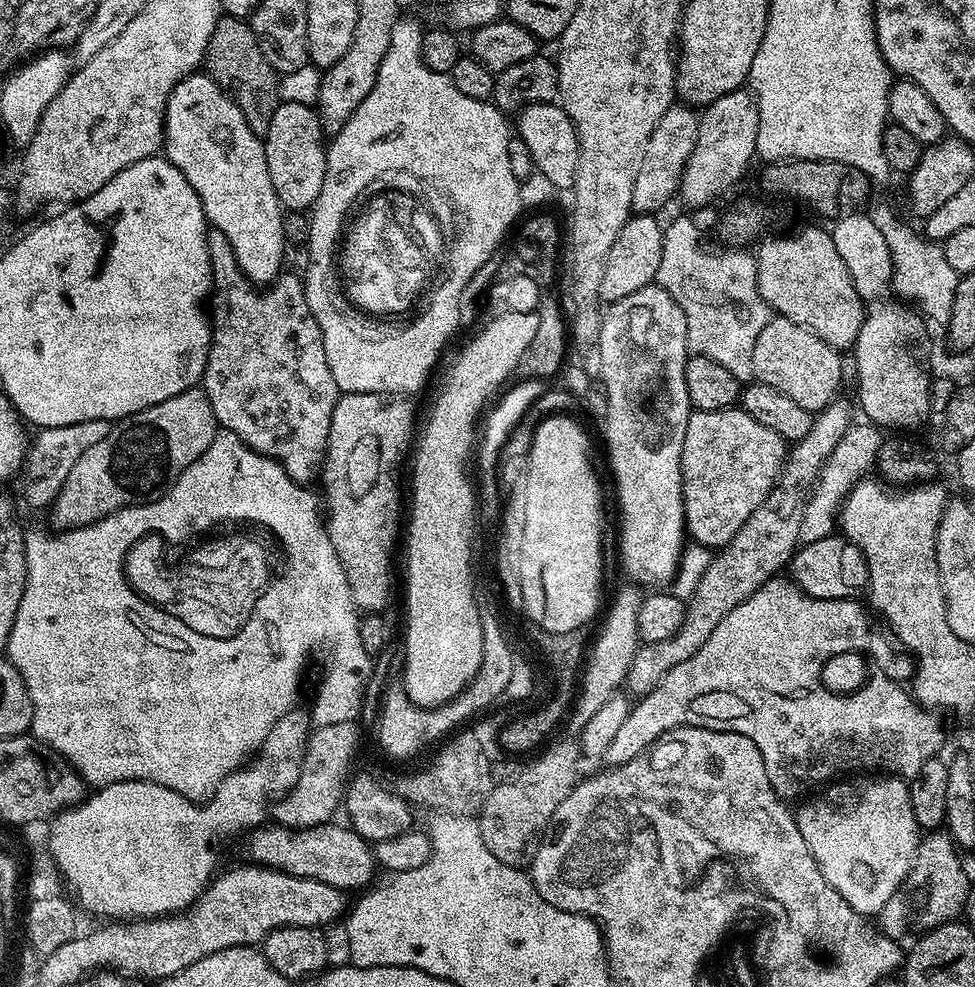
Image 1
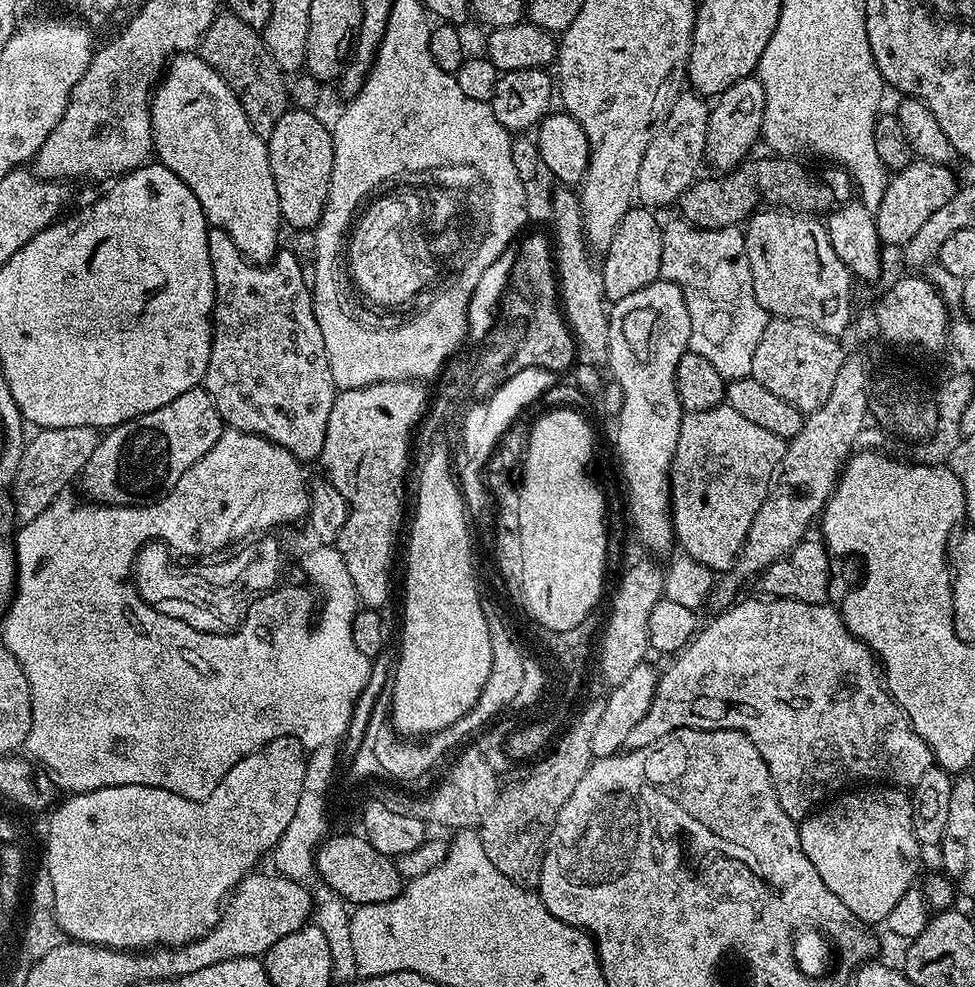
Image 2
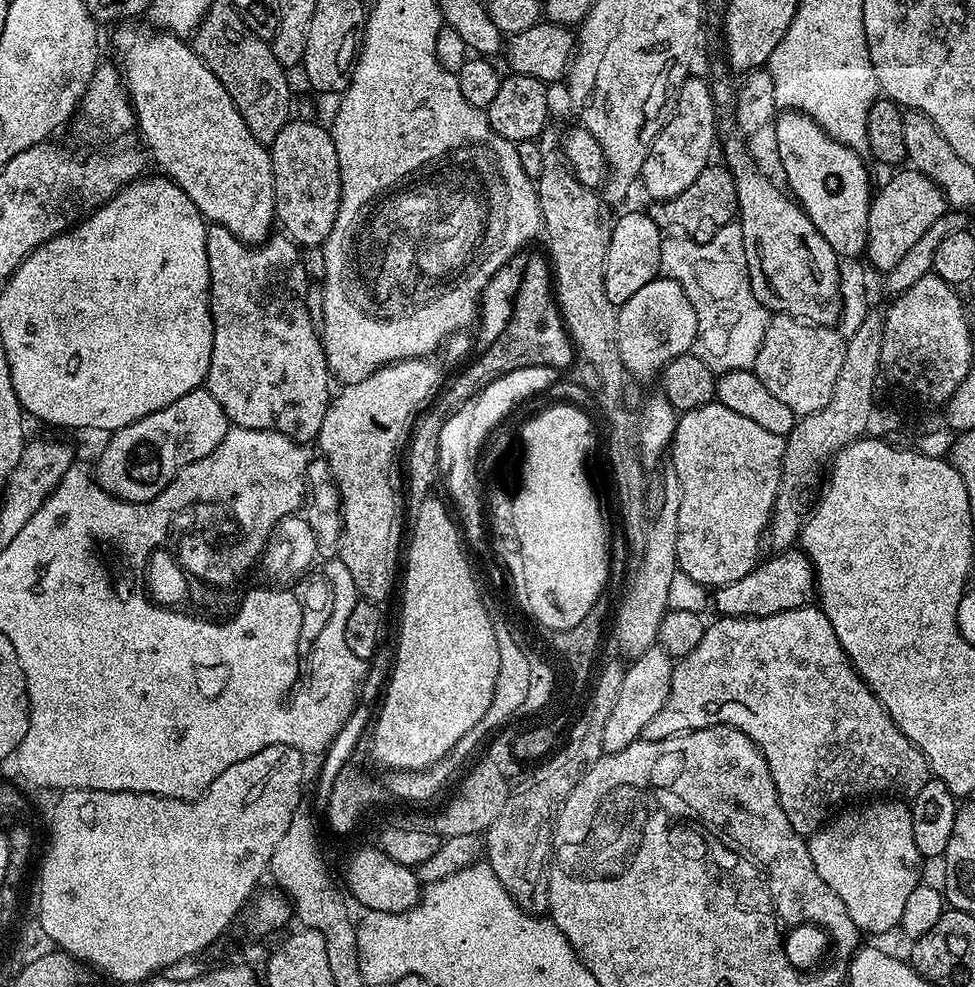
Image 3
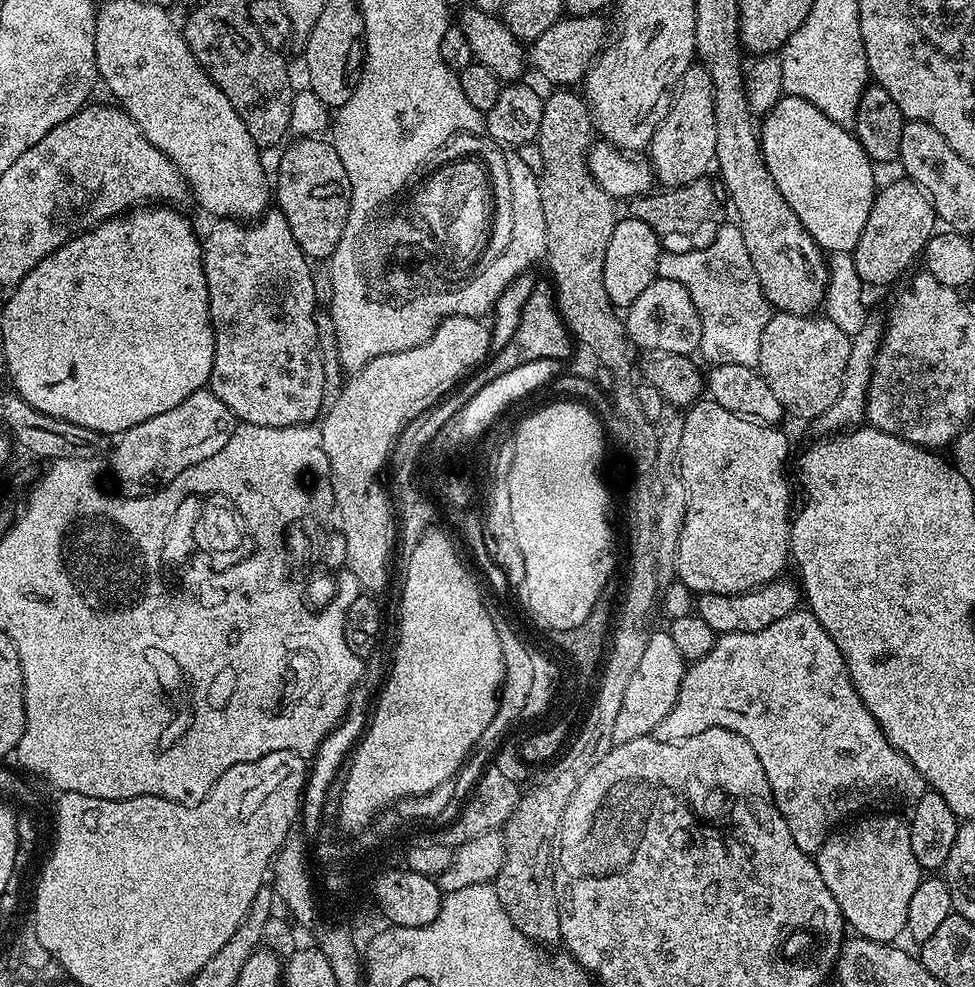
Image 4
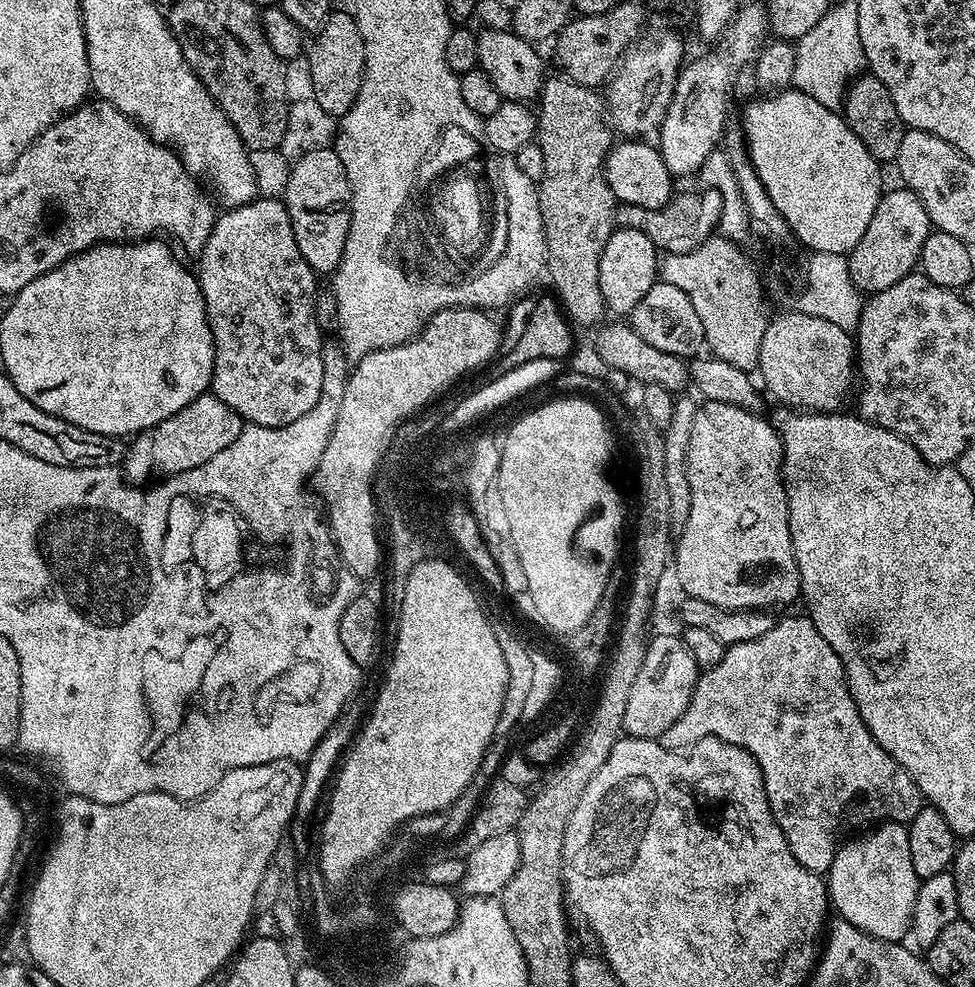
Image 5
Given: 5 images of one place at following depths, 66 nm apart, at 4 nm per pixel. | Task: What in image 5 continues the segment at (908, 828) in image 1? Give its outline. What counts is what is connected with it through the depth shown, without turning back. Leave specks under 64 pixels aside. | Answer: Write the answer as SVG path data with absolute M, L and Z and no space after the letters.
M884 822L860 835L845 839L841 843L840 849L834 854L834 862L828 867L826 883L831 907L835 911L836 908L840 911L839 919L850 922L858 930L862 930L874 938L893 942L903 941L905 939L903 936L909 935L912 926L914 898L916 891L920 889L921 881L914 872L914 865L910 858L908 828L902 824Z

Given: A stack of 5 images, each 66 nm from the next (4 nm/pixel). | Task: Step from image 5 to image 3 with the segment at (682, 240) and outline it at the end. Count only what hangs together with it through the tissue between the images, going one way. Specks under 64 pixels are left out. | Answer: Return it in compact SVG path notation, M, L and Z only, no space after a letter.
M710 164L706 170L698 174L698 179L689 189L678 194L677 198L664 201L653 201L647 207L647 213L661 229L668 230L672 226L674 230L700 243L708 242L716 234L720 227L731 223L737 215L739 204L737 202L736 180L732 172L722 164Z

